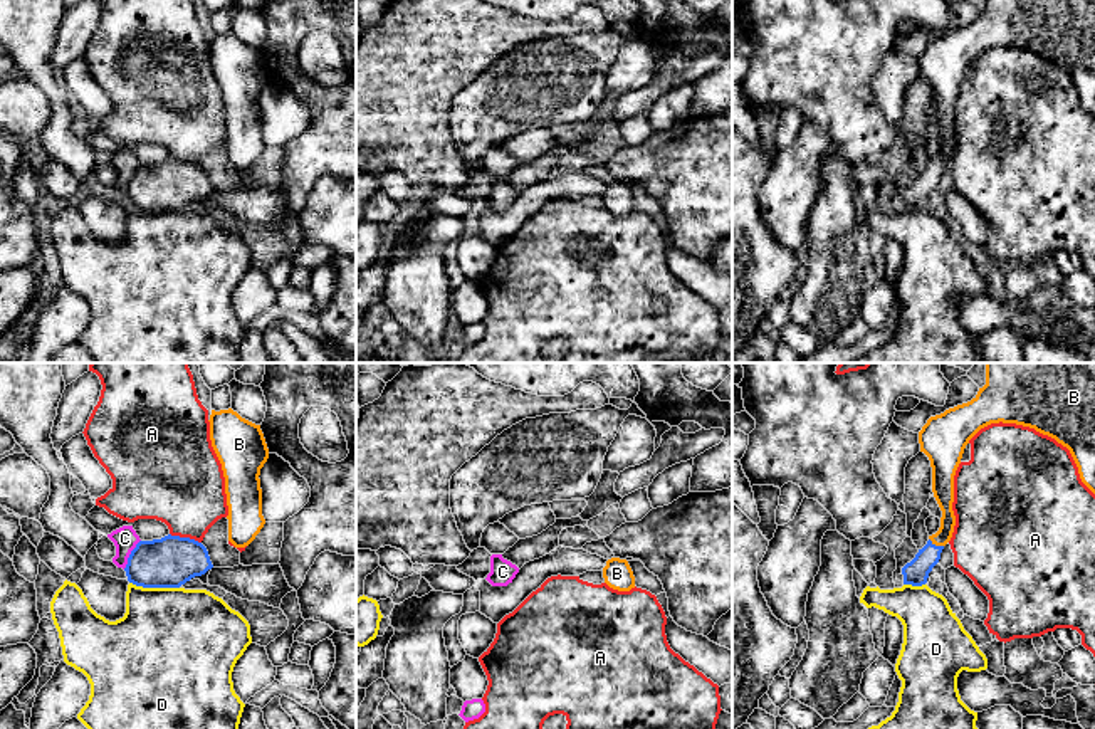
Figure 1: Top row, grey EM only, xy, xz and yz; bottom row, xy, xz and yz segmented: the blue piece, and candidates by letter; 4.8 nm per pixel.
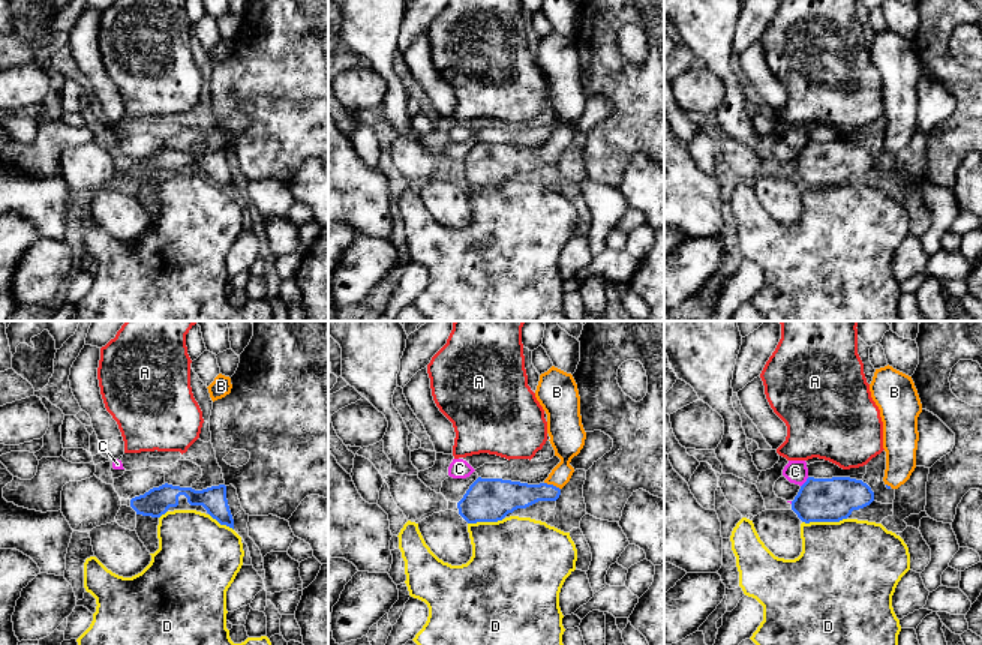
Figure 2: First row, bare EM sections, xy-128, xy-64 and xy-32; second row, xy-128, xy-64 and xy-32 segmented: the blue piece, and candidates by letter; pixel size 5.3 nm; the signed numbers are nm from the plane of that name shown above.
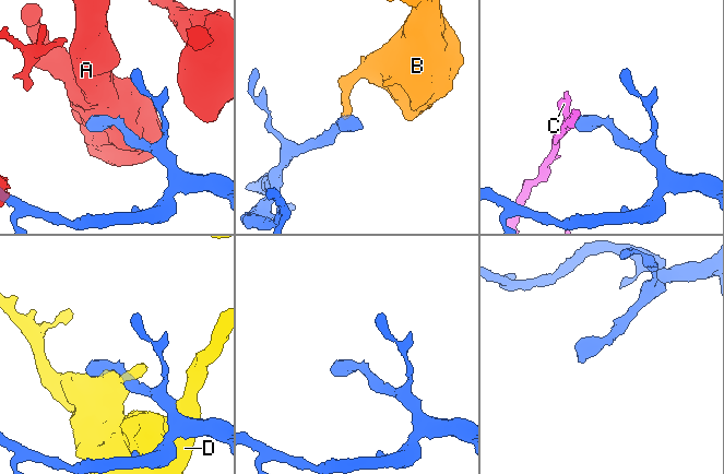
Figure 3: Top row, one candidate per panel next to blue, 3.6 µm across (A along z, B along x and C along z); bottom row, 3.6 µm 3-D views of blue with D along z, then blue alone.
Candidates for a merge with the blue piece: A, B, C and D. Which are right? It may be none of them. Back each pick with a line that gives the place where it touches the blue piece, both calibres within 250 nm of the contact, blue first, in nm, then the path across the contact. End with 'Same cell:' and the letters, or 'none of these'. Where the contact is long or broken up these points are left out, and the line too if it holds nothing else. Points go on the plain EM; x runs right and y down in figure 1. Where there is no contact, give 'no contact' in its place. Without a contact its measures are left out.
B: yz (934, 168) | 120/100 nm | across yz (916, 197), (934, 168), (946, 153), (944, 118)
Same cell: B

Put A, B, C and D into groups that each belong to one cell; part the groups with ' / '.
A / B / C / D

